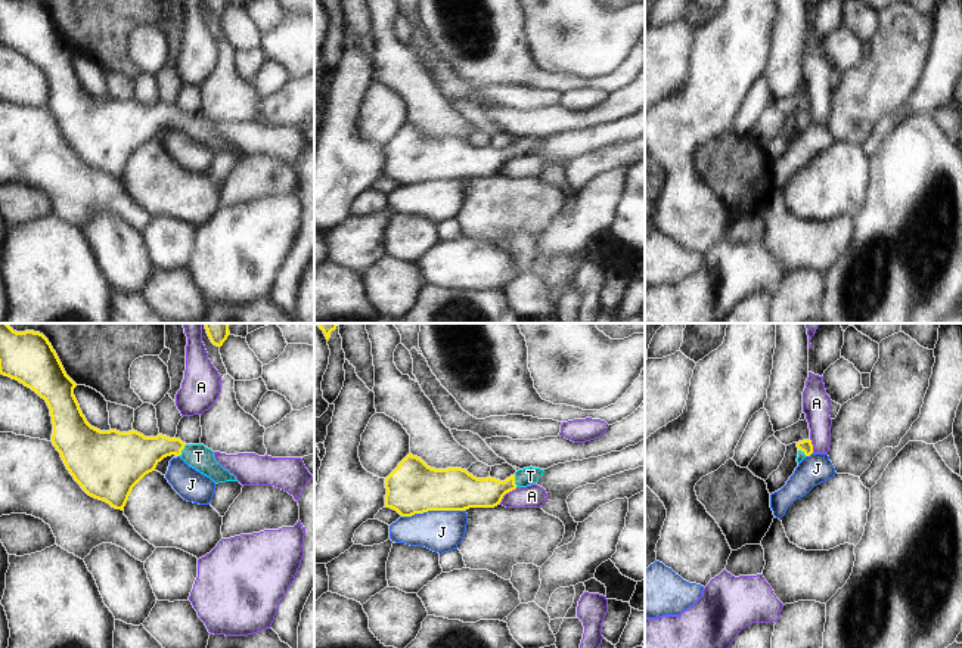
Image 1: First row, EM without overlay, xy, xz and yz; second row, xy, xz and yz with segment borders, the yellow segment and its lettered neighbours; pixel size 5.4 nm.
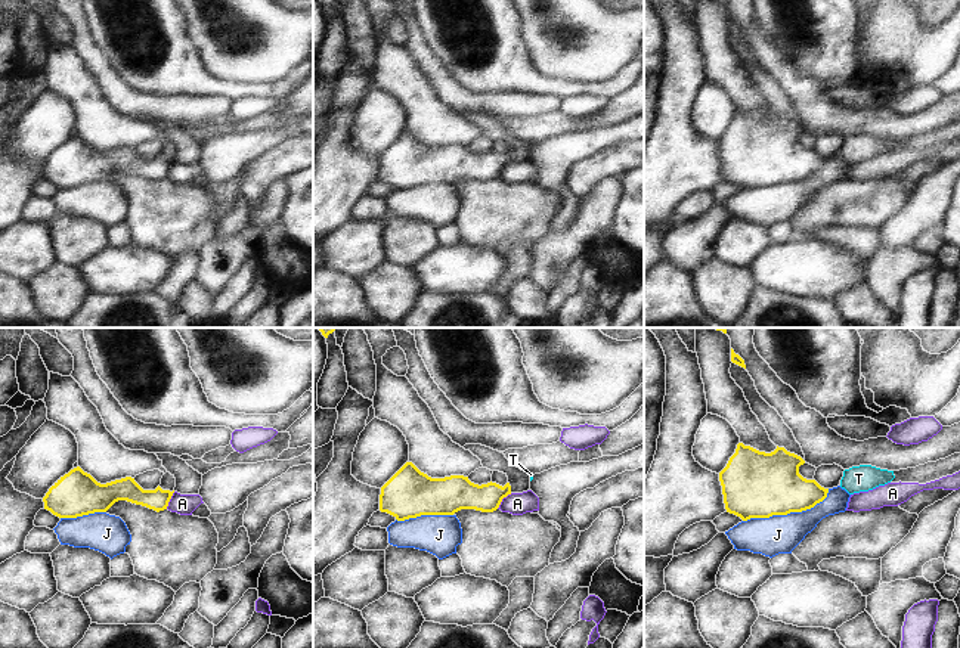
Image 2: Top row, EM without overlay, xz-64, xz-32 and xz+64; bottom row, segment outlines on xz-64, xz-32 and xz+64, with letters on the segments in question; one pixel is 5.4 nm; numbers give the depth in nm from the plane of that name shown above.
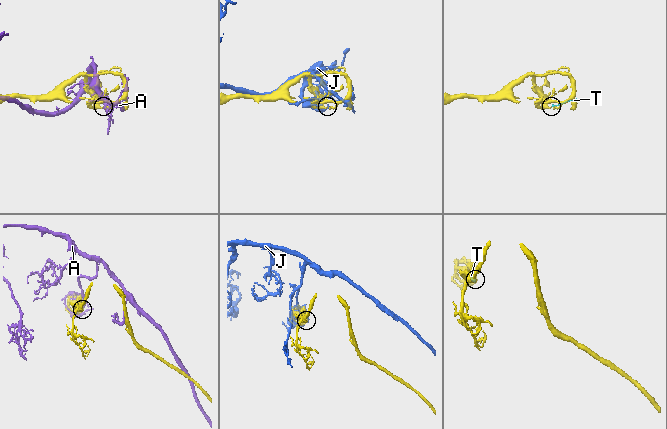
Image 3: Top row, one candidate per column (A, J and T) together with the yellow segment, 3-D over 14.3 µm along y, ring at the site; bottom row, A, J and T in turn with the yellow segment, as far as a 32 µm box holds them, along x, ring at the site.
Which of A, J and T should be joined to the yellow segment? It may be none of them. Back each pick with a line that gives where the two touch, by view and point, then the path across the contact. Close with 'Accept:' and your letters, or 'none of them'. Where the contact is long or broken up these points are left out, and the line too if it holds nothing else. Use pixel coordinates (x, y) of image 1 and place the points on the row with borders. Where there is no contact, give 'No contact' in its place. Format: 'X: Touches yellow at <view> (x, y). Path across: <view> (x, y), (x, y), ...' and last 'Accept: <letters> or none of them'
T: Touches yellow at xz (514, 480). Path across: xz (469, 492), (490, 492), (514, 480), (530, 476)
Accept: T

